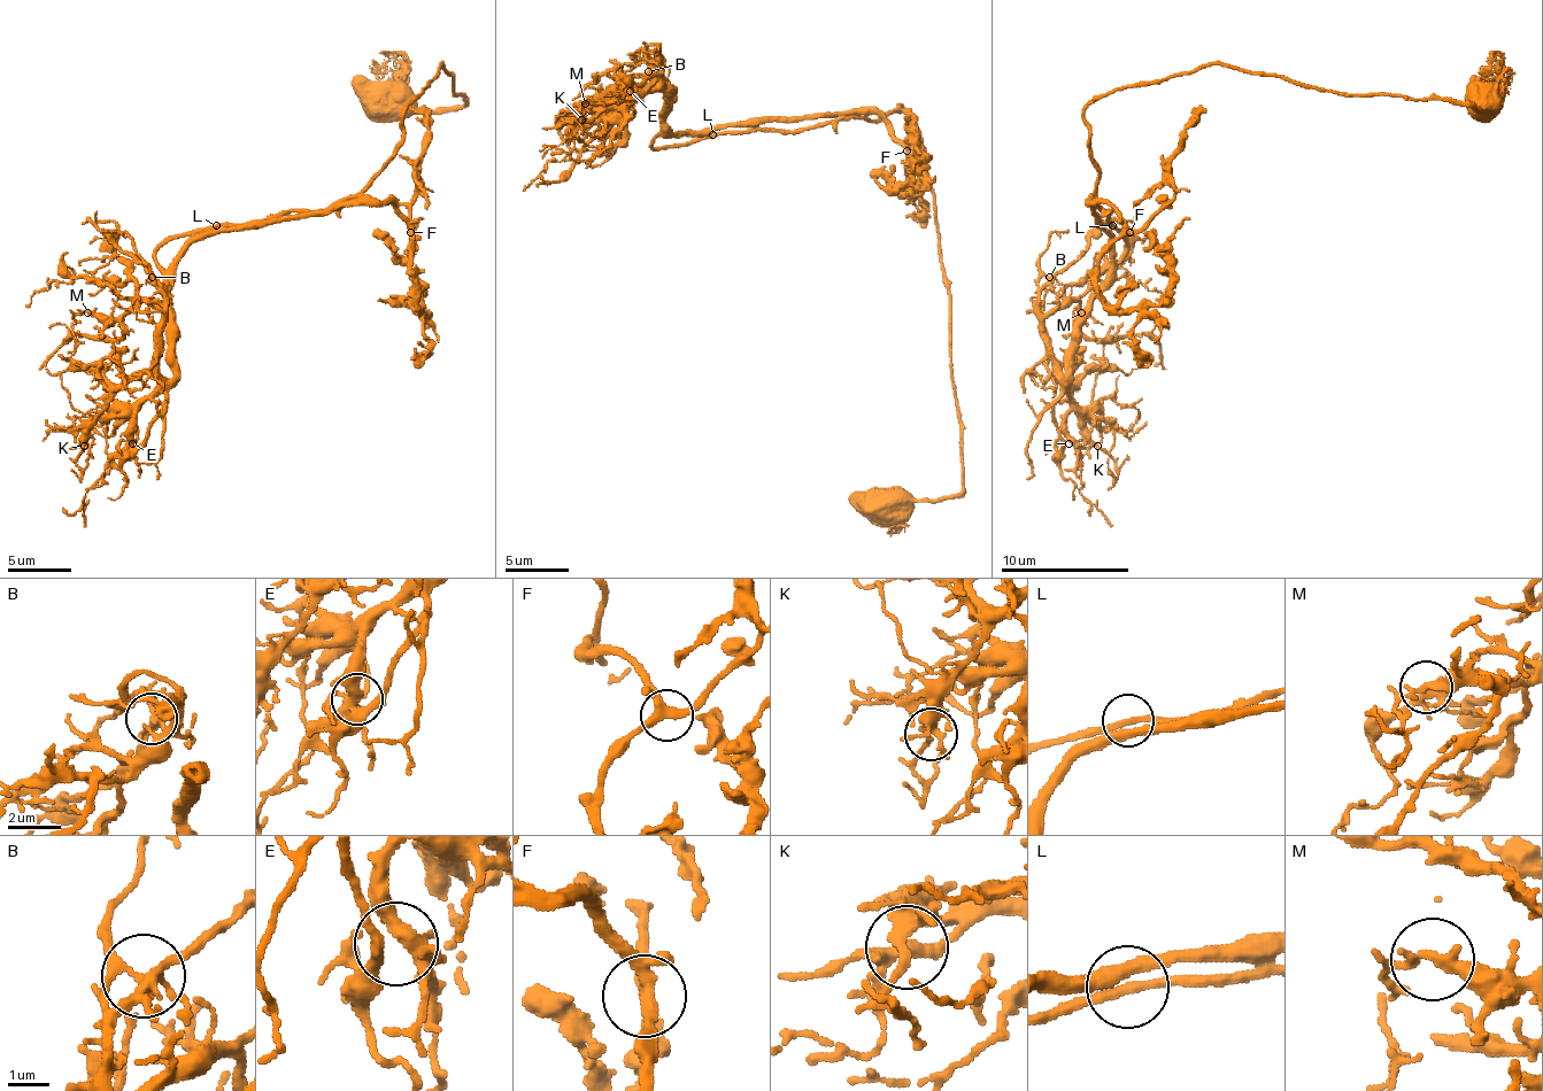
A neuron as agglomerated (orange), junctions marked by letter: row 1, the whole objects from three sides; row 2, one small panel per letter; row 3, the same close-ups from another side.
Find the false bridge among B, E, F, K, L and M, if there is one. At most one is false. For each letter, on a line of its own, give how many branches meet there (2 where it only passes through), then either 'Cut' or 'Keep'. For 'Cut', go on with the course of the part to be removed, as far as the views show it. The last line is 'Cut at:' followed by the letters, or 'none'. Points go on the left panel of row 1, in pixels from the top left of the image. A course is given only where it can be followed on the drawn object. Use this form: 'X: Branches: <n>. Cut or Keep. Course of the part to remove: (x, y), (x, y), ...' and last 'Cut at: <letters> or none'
B: Branches: 4. Keep
E: Branches: 4. Keep
F: Branches: 4. Keep
K: Branches: 4. Keep
L: Branches: 4. Keep
M: Branches: 3. Keep
Cut at: none

